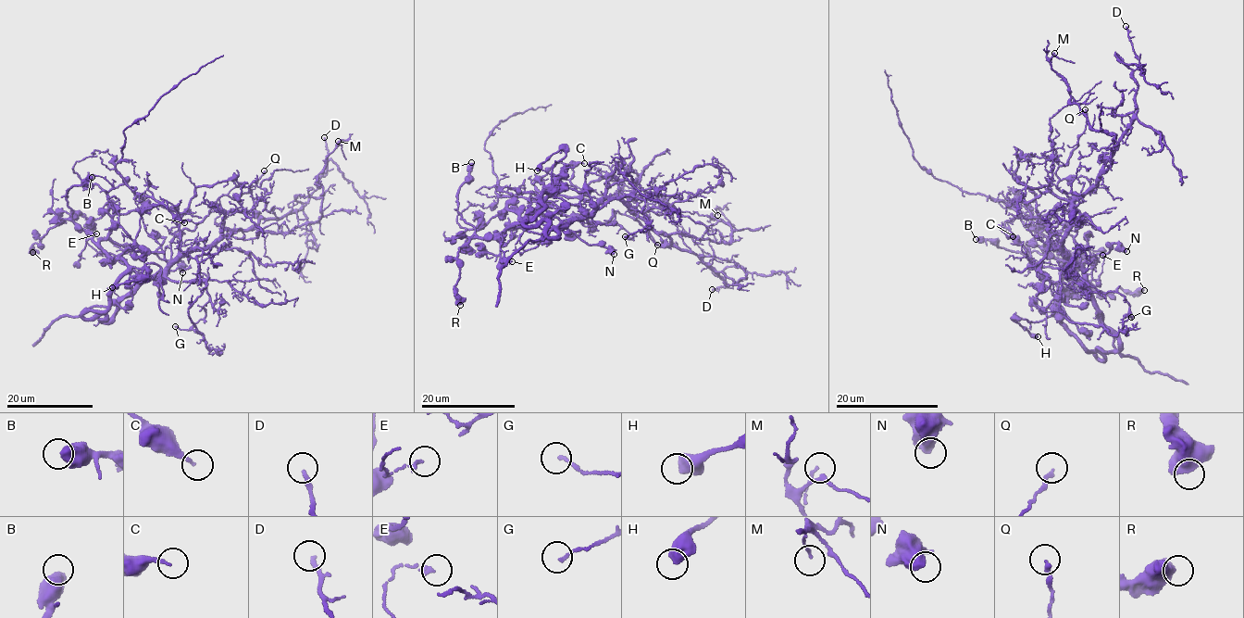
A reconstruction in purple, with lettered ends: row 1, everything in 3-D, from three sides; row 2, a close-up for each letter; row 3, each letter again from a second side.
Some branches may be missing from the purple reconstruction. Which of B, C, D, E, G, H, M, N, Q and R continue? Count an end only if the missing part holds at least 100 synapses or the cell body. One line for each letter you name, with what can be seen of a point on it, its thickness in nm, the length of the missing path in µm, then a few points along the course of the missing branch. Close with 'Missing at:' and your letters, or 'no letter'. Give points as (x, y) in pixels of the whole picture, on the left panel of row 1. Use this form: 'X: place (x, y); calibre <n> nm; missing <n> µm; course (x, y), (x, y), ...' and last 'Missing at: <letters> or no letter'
Missing at: no letter

